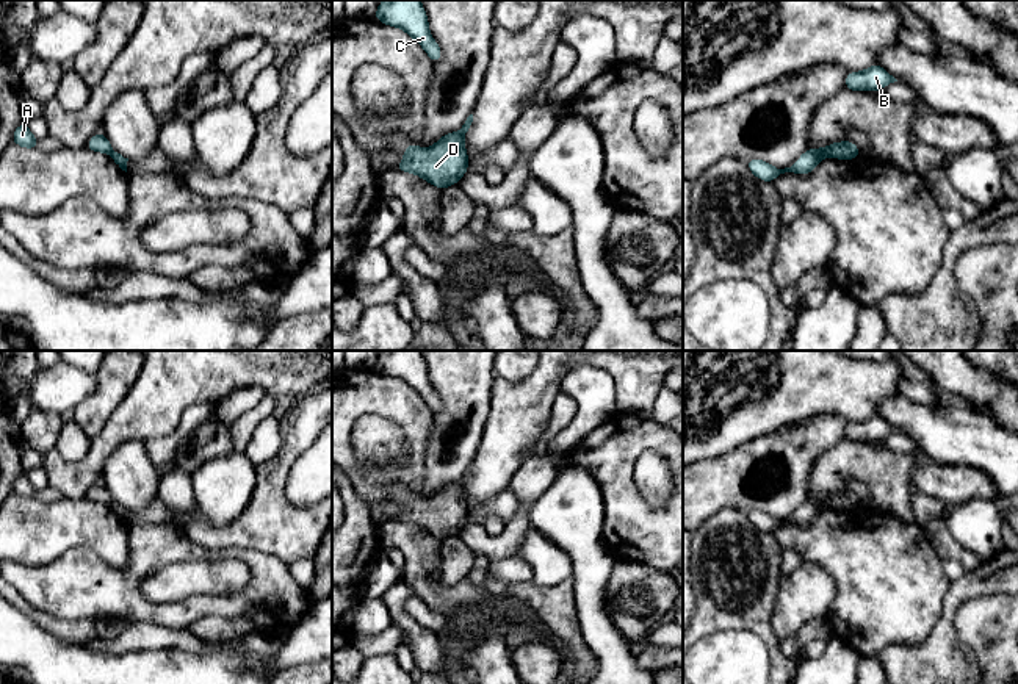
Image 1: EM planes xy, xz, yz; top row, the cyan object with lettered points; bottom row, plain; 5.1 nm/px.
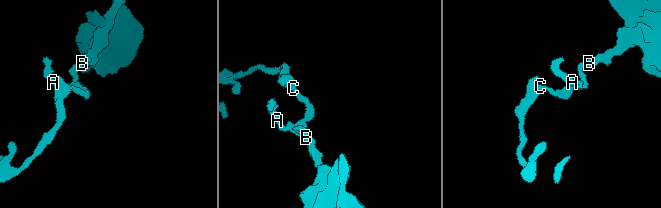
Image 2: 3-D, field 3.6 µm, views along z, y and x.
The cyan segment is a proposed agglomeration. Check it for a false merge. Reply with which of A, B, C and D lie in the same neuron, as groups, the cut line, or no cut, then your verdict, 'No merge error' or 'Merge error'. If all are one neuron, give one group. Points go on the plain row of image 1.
Groups: A B D / C. Split along yz (819, 500), (827, 504). Merge error

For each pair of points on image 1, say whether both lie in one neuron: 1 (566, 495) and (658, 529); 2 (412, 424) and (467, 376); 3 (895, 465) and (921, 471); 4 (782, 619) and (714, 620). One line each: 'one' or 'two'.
1: two
2: two
3: two
4: two

